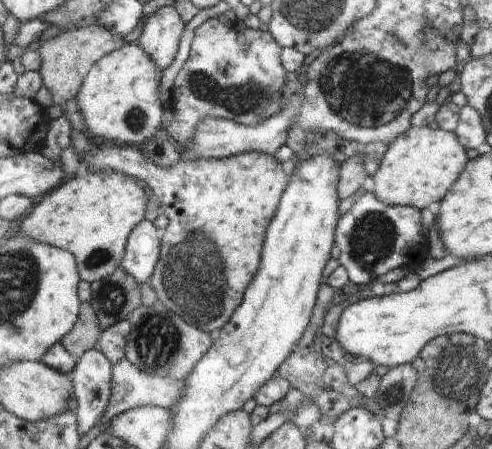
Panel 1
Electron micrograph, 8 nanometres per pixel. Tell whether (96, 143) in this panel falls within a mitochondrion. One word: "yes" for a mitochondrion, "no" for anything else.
no

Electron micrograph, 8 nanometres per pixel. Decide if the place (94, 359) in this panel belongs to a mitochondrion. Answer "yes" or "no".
no

